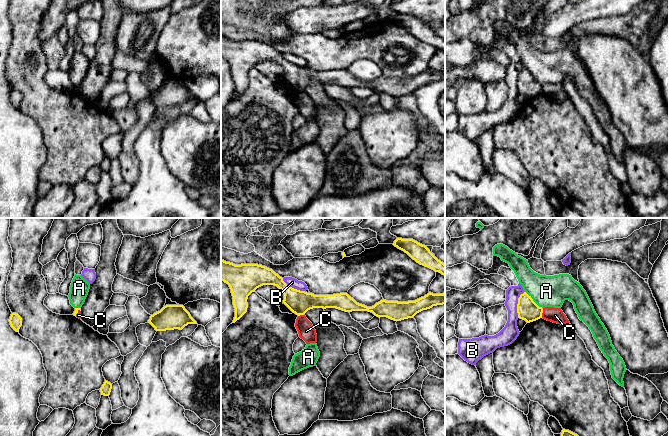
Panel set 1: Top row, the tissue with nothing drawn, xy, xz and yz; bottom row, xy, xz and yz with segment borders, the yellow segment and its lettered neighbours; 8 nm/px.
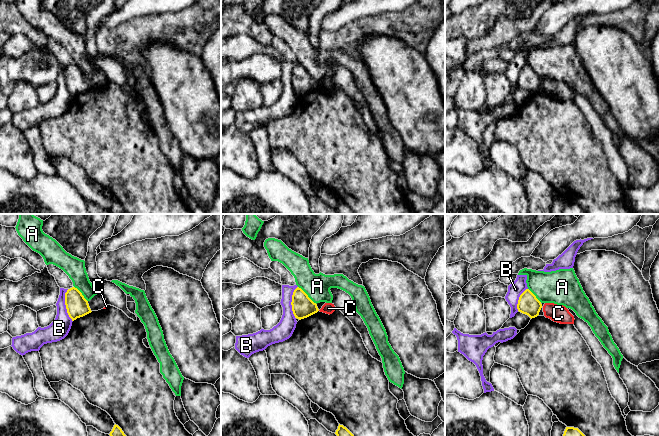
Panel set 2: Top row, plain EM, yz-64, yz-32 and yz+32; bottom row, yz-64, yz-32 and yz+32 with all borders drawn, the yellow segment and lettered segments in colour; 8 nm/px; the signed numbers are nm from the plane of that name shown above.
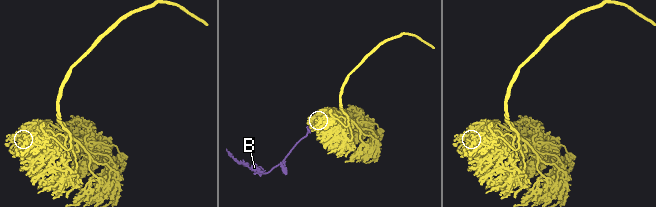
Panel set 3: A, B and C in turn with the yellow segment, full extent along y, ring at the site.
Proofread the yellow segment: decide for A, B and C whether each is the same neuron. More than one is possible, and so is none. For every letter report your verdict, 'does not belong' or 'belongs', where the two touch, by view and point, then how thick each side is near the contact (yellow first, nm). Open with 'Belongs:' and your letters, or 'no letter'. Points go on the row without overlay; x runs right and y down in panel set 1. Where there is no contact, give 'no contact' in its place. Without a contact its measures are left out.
Belongs: no letter
A: does not belong | yz (532, 76) | 170/260 nm
B: does not belong | yz (517, 80) | 170/140 nm
C: does not belong | yz (542, 88) | 170/120 nm

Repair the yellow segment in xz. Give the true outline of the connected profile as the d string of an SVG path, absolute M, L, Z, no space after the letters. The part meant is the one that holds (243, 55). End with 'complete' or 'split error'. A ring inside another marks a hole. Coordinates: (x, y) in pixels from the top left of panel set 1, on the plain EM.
M221 35L221 56L227 59L233 72L235 93L232 99L239 96L248 84L248 72L263 61L274 61L284 70L283 79L296 91L304 91L313 84L336 84L345 88L368 87L377 93L387 93L394 97L413 94L417 89L445 80L445 68L429 68L415 77L398 78L381 76L372 83L357 79L347 69L333 71L314 71L294 65L287 61L283 54L272 45L258 40L235 41Z | complete

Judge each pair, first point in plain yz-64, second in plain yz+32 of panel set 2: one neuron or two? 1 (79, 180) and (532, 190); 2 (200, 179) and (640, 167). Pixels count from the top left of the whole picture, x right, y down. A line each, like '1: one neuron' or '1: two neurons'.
1: two neurons
2: one neuron

